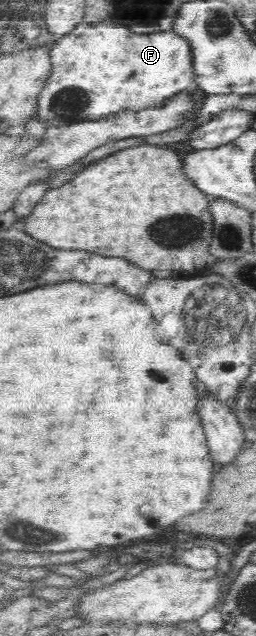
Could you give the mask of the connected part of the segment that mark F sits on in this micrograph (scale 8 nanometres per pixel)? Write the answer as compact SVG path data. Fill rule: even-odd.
M109 19L93 25L79 23L70 33L58 37L51 51L52 72L38 97L36 109L38 117L48 126L98 120L123 109L137 111L161 105L167 97L194 85L192 45L186 37L175 33L174 29L139 35L129 31L121 23L113 23Z

